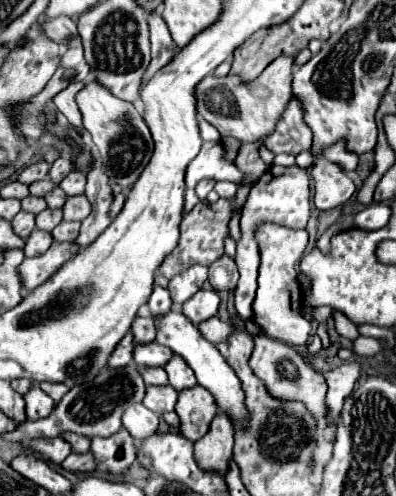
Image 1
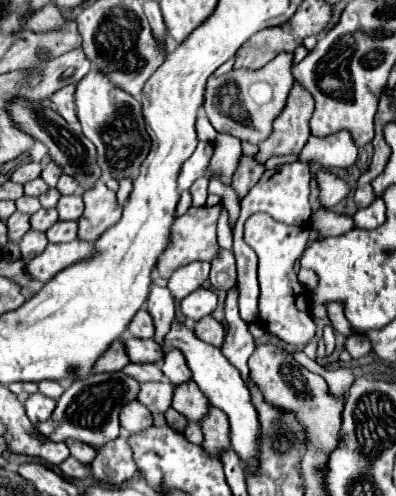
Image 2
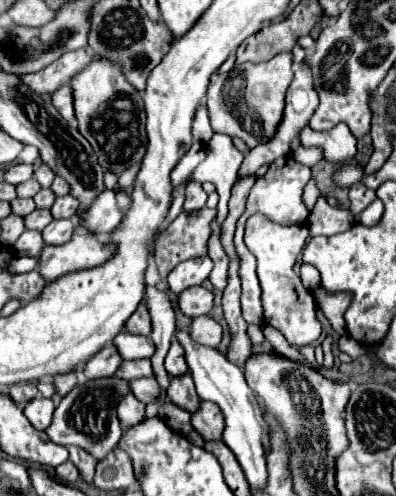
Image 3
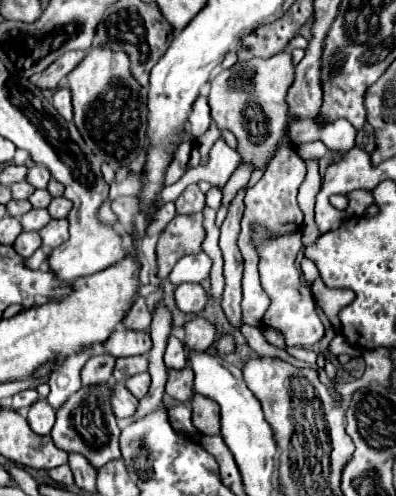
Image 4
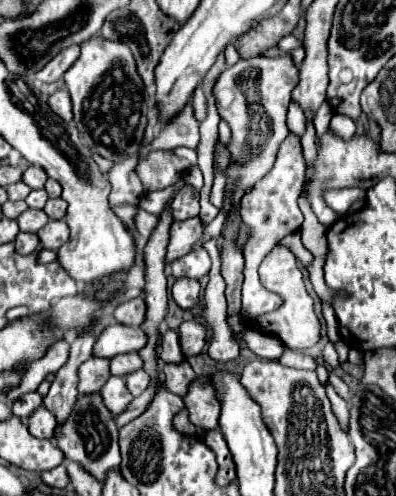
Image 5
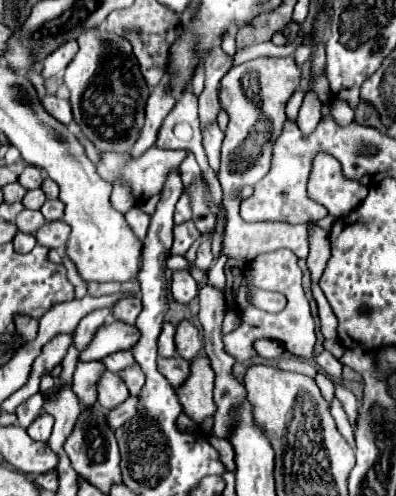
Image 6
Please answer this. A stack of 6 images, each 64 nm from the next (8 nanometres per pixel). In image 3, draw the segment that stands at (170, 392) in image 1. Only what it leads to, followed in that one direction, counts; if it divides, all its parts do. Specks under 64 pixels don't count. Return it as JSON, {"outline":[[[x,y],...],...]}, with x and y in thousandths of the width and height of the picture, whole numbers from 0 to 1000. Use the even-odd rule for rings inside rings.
{"outline":[[[364,762],[364,766],[333,766],[328,774],[333,774],[333,794],[338,794],[354,810],[364,810],[364,815],[394,810],[394,806],[404,802],[409,782],[404,782],[404,774],[394,770],[394,762],[384,762],[384,766],[374,766],[374,762]]]}

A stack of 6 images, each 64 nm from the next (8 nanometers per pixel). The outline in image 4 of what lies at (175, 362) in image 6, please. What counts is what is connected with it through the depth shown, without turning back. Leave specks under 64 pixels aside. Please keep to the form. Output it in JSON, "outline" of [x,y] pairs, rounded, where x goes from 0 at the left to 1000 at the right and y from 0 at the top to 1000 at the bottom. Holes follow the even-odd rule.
{"outline":[[[465,742],[455,750],[444,746],[429,746],[424,750],[424,774],[419,774],[419,794],[429,802],[439,802],[444,810],[460,810],[460,815],[475,815],[490,798],[490,786],[485,786],[485,742]]]}

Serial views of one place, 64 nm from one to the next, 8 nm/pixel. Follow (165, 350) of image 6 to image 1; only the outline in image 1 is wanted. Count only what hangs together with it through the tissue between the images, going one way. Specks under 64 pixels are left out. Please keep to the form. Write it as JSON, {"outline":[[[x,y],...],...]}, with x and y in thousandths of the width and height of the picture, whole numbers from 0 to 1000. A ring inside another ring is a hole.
{"outline":[[[439,718],[419,738],[414,746],[424,750],[424,762],[429,762],[429,778],[449,790],[470,786],[470,782],[490,782],[500,770],[495,770],[495,758],[485,750],[485,742],[475,742],[475,734],[465,734],[465,726],[455,718]]]}

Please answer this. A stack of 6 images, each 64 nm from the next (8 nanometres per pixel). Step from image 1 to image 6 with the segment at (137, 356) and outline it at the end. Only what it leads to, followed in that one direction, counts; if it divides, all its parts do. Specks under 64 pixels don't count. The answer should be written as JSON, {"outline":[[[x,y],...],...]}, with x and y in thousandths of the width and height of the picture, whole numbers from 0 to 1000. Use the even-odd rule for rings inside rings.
{"outline":[[[298,645],[268,657],[253,657],[232,694],[222,698],[222,710],[202,718],[207,730],[222,726],[258,726],[263,718],[278,718],[303,706],[333,706],[354,685],[354,665],[328,653],[303,653]]]}

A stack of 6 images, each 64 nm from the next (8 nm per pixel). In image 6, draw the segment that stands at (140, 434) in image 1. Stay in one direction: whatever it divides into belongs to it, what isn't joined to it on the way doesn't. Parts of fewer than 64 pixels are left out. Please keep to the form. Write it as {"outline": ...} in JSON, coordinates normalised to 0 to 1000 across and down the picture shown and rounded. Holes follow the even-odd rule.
{"outline":[[[263,750],[263,766],[253,766],[253,782],[247,782],[247,815],[268,827],[283,827],[303,819],[323,798],[328,794],[308,762],[298,754]]]}

